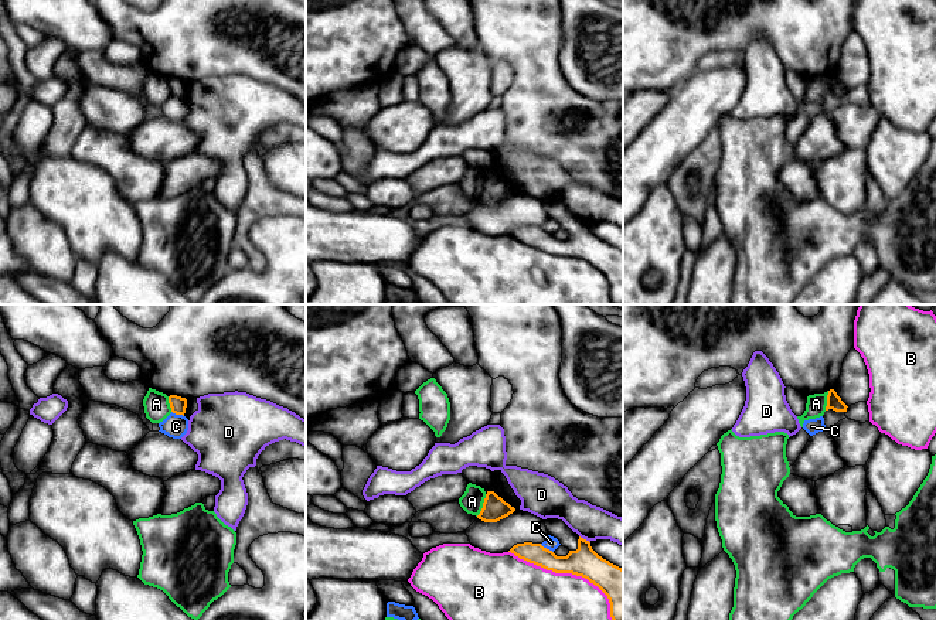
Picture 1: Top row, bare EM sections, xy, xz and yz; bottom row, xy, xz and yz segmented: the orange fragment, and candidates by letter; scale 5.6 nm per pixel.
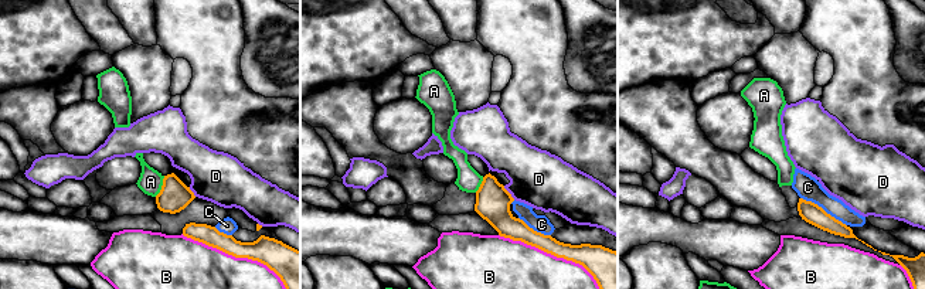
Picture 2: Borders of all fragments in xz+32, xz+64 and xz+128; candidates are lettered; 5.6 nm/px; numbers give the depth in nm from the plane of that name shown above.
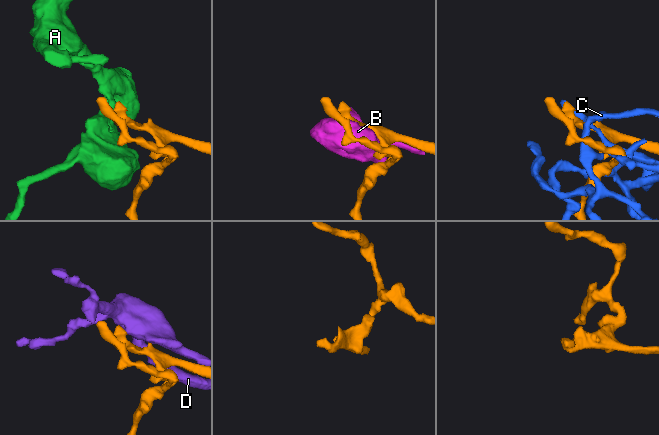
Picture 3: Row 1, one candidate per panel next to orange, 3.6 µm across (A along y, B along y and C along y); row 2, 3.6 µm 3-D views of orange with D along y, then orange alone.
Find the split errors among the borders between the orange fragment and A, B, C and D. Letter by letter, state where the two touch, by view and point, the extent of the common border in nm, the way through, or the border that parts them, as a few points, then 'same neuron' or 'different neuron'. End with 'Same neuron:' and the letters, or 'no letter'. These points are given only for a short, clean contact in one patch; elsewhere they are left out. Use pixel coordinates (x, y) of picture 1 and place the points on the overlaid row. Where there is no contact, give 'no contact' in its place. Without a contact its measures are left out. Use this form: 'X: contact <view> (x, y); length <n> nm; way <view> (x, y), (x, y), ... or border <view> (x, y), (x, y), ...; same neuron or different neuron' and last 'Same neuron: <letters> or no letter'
A: contact xz (483, 506); length 140 nm; border xz (486, 494), (482, 510), (476, 515); different neuron
B: contact xz (569, 572); length 700 nm; different neuron
C: contact xz (545, 548); length 90 nm; different neuron
D: contact xz (585, 540); length 80 nm; different neuron
Same neuron: no letter

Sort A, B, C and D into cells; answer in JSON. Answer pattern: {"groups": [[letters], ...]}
{"groups": [["A"], ["B"], ["C"], ["D"]]}

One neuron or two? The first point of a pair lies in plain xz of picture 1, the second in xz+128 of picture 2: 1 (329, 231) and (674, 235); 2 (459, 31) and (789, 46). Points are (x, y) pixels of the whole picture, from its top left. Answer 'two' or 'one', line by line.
1: one
2: two

